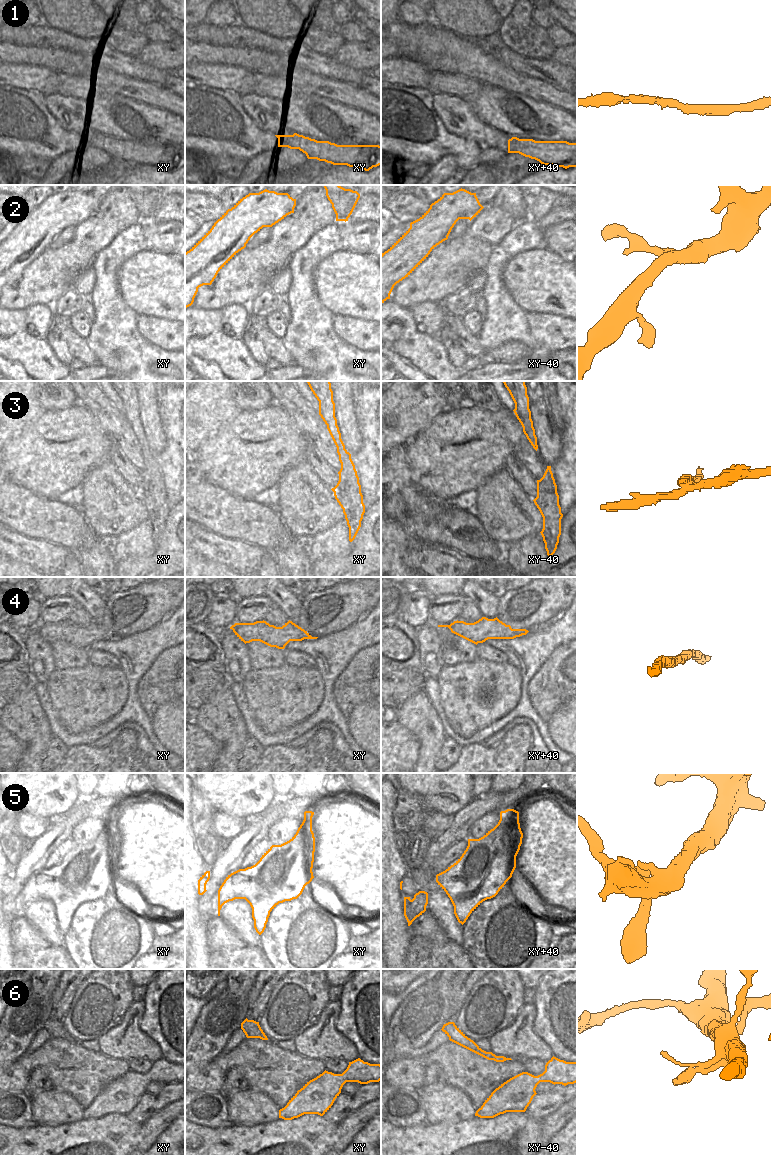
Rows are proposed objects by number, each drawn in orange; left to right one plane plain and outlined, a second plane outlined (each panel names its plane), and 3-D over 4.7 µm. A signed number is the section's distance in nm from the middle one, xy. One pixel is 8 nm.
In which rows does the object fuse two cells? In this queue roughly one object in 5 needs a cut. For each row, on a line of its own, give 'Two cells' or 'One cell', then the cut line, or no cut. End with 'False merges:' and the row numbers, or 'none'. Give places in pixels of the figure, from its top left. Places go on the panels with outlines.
1: One cell. No split
2: One cell. No split
3: One cell. No split
4: One cell. No split
5: One cell. No split
6: One cell. No split
False merges: none.

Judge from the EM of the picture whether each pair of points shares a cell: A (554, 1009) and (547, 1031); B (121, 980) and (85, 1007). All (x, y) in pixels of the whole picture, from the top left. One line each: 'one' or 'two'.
A: one
B: one

